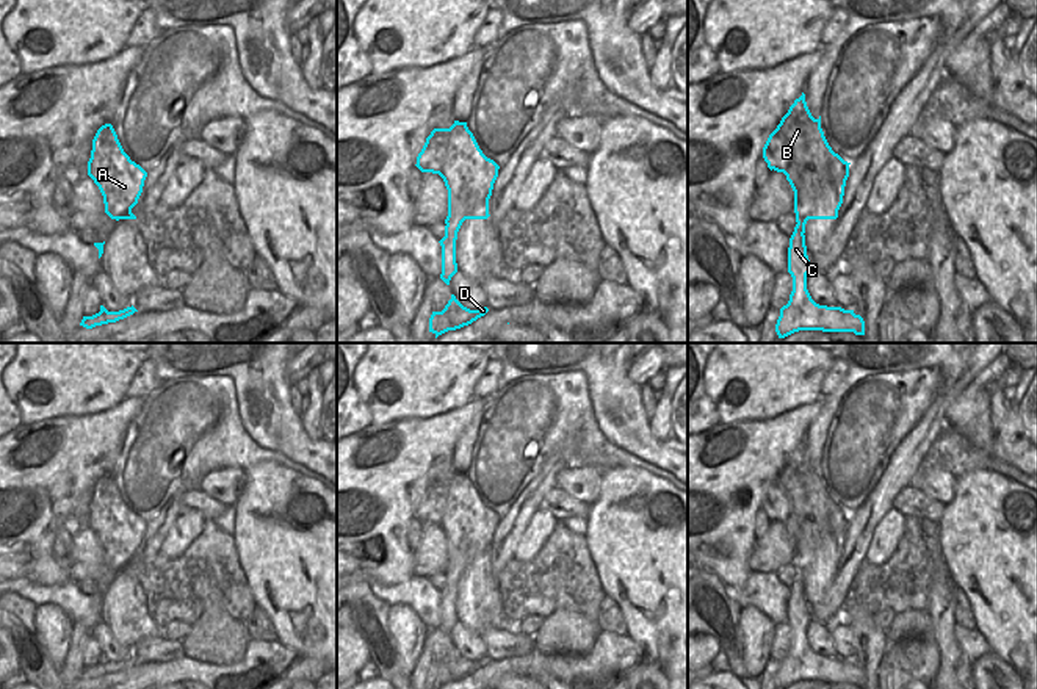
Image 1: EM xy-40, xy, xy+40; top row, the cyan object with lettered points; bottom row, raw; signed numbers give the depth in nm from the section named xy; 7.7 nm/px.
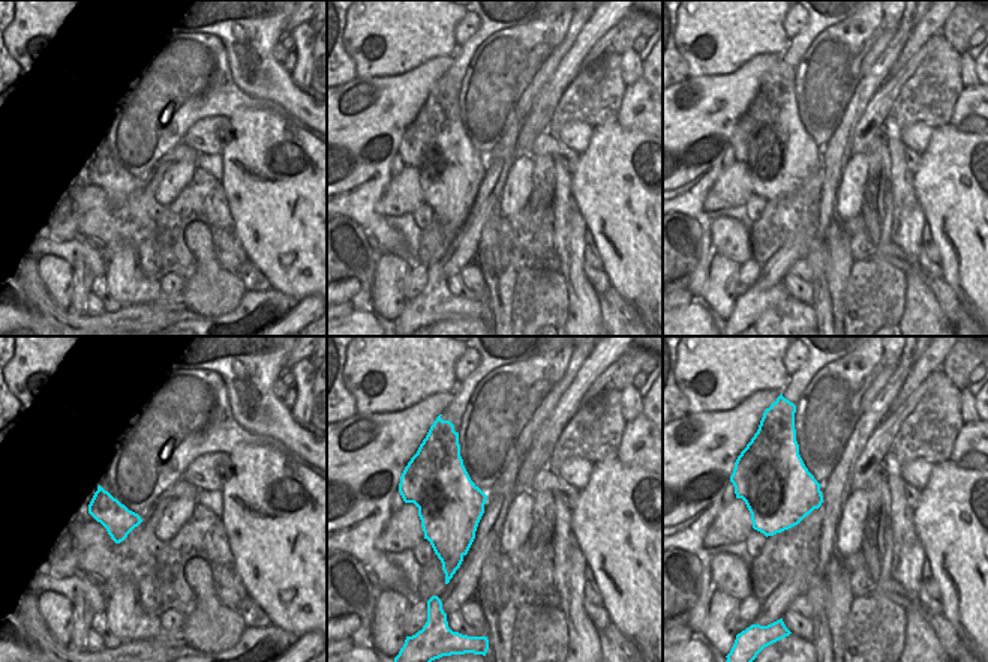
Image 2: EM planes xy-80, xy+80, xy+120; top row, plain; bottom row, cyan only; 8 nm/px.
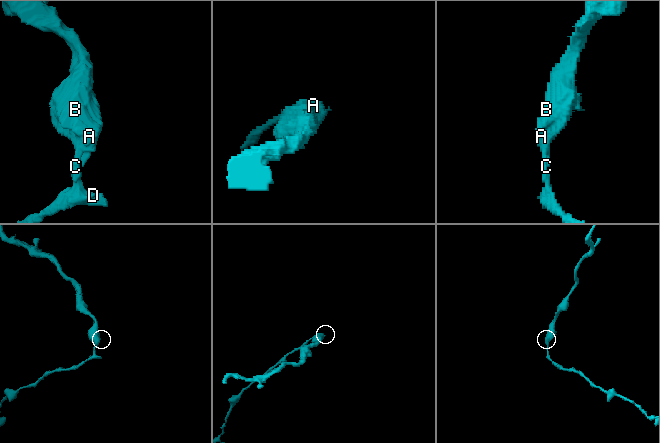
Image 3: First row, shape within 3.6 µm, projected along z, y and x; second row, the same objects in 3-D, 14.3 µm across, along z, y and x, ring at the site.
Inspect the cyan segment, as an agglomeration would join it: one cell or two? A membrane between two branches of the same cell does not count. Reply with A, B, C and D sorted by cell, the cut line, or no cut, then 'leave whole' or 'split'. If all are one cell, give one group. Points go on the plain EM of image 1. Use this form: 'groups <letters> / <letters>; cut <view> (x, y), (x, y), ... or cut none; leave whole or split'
groups A B / C D; cut xy (447, 575), (448, 581), (456, 586); split

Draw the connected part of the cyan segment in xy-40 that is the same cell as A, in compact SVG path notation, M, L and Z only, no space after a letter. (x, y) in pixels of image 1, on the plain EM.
M111 474L102 476L92 490L88 526L99 537L111 570L136 570L132 559L138 554L147 523L124 503Z

